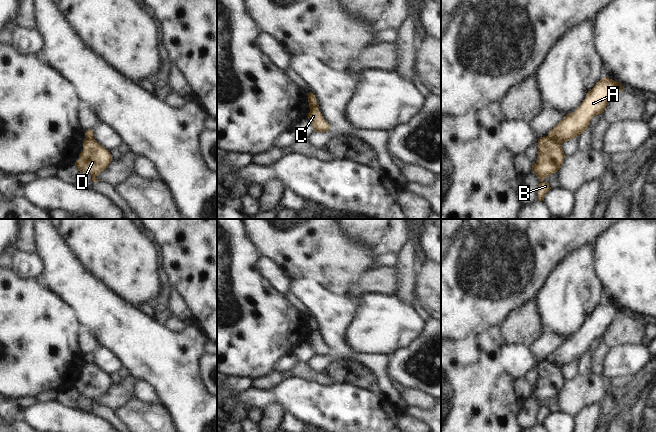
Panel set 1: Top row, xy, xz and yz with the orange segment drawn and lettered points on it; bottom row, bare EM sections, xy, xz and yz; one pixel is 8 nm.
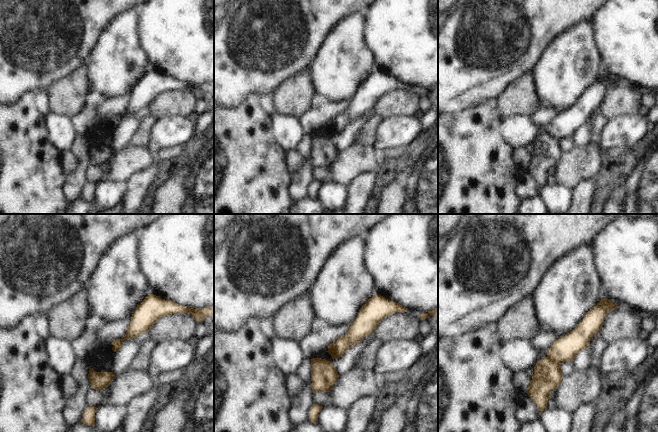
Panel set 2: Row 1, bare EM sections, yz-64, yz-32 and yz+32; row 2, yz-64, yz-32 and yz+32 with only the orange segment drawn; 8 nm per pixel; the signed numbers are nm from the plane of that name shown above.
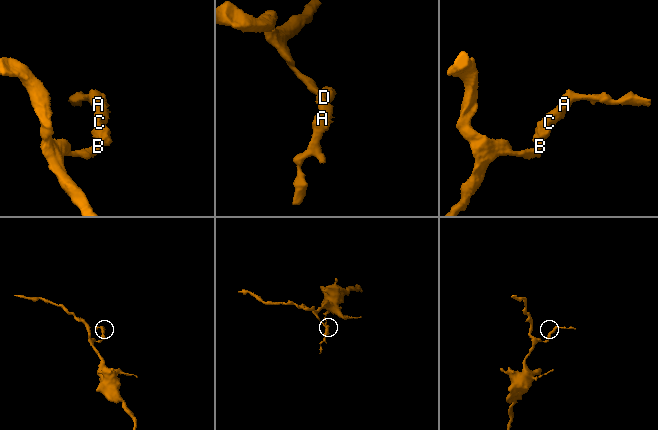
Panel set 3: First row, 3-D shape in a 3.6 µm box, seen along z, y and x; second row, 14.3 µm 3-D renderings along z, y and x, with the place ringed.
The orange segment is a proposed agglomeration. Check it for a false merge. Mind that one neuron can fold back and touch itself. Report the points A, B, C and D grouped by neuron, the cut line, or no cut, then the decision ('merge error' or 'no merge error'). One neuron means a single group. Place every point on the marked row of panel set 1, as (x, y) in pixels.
groups A C / B D; cut yz (547, 136), (561, 144); merge error

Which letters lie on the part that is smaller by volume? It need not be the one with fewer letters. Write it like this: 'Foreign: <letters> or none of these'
Foreign: A, C

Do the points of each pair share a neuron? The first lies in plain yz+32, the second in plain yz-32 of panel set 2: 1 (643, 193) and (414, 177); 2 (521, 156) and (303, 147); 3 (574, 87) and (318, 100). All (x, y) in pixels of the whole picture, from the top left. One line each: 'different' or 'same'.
1: same
2: different
3: different

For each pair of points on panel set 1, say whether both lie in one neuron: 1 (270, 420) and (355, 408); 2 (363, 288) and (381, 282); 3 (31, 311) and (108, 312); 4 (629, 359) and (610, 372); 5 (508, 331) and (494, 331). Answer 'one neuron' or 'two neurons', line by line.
1: two neurons
2: one neuron
3: two neurons
4: one neuron
5: two neurons

